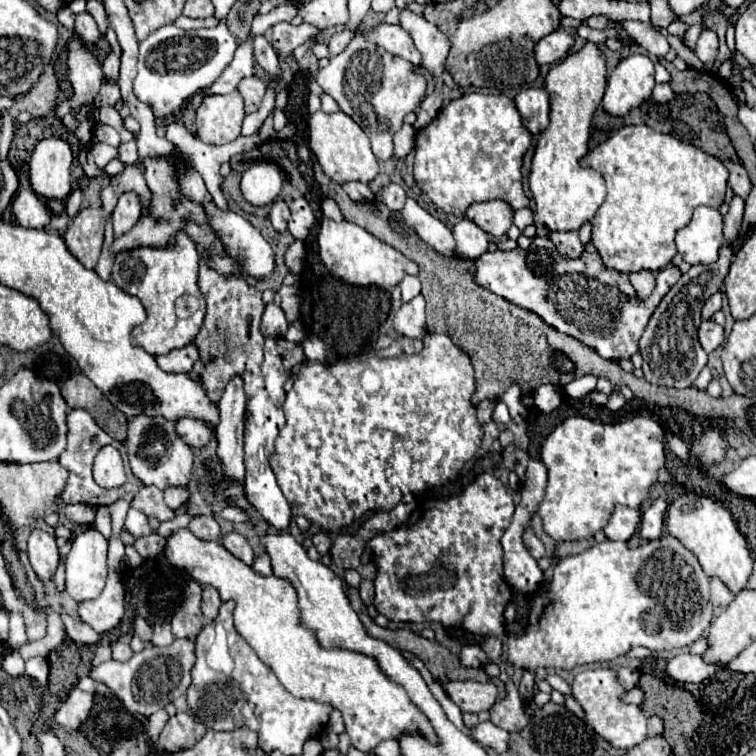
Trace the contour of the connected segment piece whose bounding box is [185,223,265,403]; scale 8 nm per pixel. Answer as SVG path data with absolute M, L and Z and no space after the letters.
M187 223L185 229L193 241L197 241L197 249L201 253L201 271L199 271L199 289L205 295L207 301L207 315L203 321L201 331L197 333L193 345L199 351L199 359L195 361L191 369L191 379L201 383L201 387L207 391L207 397L211 403L217 403L219 397L223 395L225 385L243 373L261 373L261 363L263 363L263 343L265 335L261 333L261 315L265 303L261 301L261 291L257 287L247 285L243 279L231 277L219 277L215 271L207 269L205 265L205 251L221 251L219 241L211 233L211 227L199 227L195 223Z

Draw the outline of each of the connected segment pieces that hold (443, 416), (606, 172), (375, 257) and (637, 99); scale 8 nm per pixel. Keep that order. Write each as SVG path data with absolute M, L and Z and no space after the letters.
M427 333L423 349L415 355L403 355L403 357L393 357L393 359L379 359L373 353L367 353L367 355L337 361L335 365L325 365L325 363L303 365L303 369L299 371L299 377L293 383L293 389L287 393L287 399L283 405L287 425L277 437L275 453L269 457L269 465L275 473L275 477L279 475L279 487L283 491L293 515L307 517L311 523L319 525L323 531L341 531L343 527L361 519L363 513L367 513L369 509L393 509L395 503L399 503L405 493L423 493L425 489L441 487L445 481L451 481L457 477L463 463L467 459L471 459L475 455L477 447L481 445L483 433L481 433L481 425L477 423L477 417L475 417L475 407L471 405L471 395L475 391L473 365L469 361L469 357L457 345L453 345L453 341L447 335Z
M629 125L621 127L613 137L597 145L593 151L589 151L581 159L583 167L597 169L605 183L607 183L607 197L595 217L591 219L591 243L599 251L603 263L609 269L621 271L621 273L635 273L641 269L659 271L671 263L671 259L677 255L675 247L675 233L683 229L695 207L699 205L711 205L719 207L725 199L727 189L727 169L725 165L703 153L695 145L687 145L677 141L671 135L663 135L647 125Z
M325 219L321 223L319 257L333 277L343 279L345 283L351 283L351 285L361 285L361 287L375 285L375 287L391 289L397 283L401 283L401 279L407 275L407 257L403 253L399 253L397 249L389 247L387 243L367 233L363 227L349 221L337 223L337 221Z
M647 55L625 57L609 75L603 109L613 117L623 117L649 99L655 87L653 61Z

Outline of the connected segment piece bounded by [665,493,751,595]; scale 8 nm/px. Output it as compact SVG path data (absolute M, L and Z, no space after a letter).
M687 493L669 505L665 527L667 535L679 539L699 559L709 579L721 579L735 595L745 589L751 575L751 551L745 537L739 533L731 513L721 503L703 495Z

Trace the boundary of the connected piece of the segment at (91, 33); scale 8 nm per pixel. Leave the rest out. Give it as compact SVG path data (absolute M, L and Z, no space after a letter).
M85 11L85 13L79 13L77 19L75 19L75 33L77 37L85 43L85 45L95 45L97 39L99 39L99 29L97 29L97 23L95 19Z

